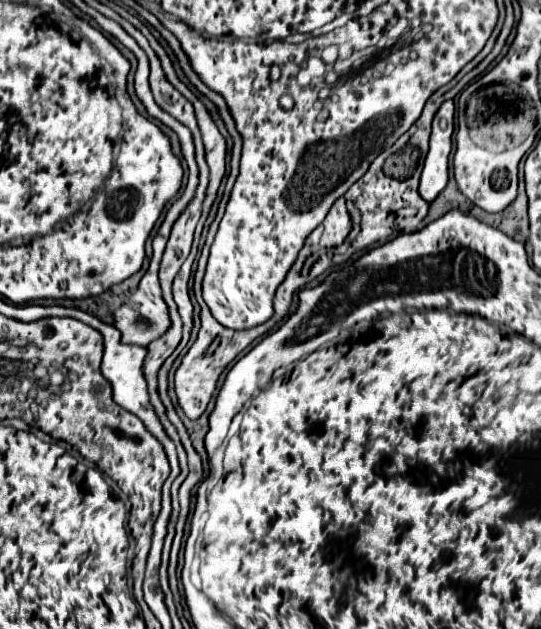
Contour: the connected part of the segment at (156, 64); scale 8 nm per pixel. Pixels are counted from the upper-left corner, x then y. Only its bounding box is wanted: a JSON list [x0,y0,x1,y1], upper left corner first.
[144,44,202,140]

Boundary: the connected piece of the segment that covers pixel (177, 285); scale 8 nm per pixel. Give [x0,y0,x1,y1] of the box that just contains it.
[174,256,194,344]

